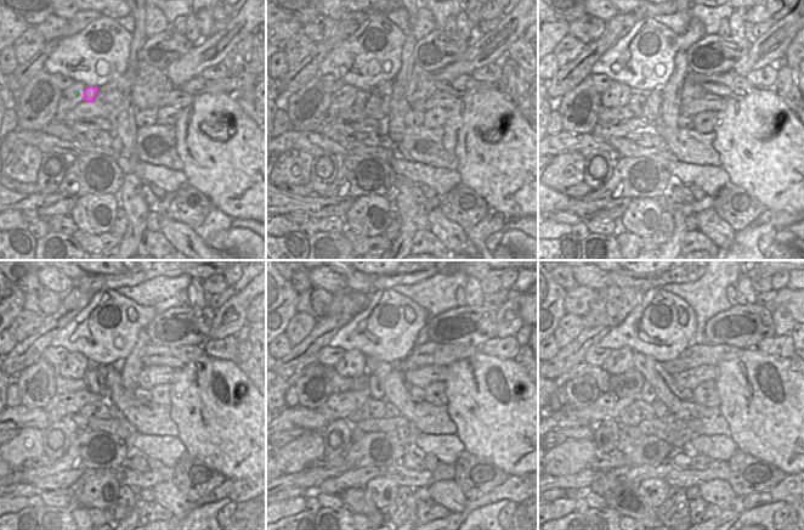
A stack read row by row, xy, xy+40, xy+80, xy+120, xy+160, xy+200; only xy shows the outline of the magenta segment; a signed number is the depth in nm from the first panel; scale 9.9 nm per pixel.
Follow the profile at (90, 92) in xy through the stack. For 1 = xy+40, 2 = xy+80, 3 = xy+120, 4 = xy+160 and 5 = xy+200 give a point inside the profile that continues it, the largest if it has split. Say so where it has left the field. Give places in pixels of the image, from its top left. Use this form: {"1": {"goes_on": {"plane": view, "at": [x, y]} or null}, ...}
{"1": {"goes_on": {"plane": "xy+40", "at": [362, 97]}}, "2": {"goes_on": {"plane": "xy+80", "at": [637, 101]}}, "3": {"goes_on": {"plane": "xy+120", "at": [95, 382]}}, "4": {"goes_on": {"plane": "xy+160", "at": [375, 390]}}, "5": {"goes_on": {"plane": "xy+200", "at": [647, 394]}}}

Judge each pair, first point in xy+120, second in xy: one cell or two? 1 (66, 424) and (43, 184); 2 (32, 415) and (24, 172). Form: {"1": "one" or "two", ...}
{"1": "one", "2": "two"}

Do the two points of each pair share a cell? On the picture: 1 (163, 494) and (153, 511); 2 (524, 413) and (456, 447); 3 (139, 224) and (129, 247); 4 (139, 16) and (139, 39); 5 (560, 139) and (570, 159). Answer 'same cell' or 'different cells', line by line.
1: different cells
2: different cells
3: same cell
4: same cell
5: different cells

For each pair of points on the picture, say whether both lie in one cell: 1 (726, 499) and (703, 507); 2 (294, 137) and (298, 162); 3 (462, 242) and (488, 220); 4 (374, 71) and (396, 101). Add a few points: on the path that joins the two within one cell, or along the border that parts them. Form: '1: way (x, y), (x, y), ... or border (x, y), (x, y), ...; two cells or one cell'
1: border (701, 496), (722, 511); two cells
2: border (278, 153), (286, 150), (306, 150), (313, 157); two cells
3: border (464, 231), (475, 247); two cells
4: border (401, 54), (401, 67), (391, 80); two cells

